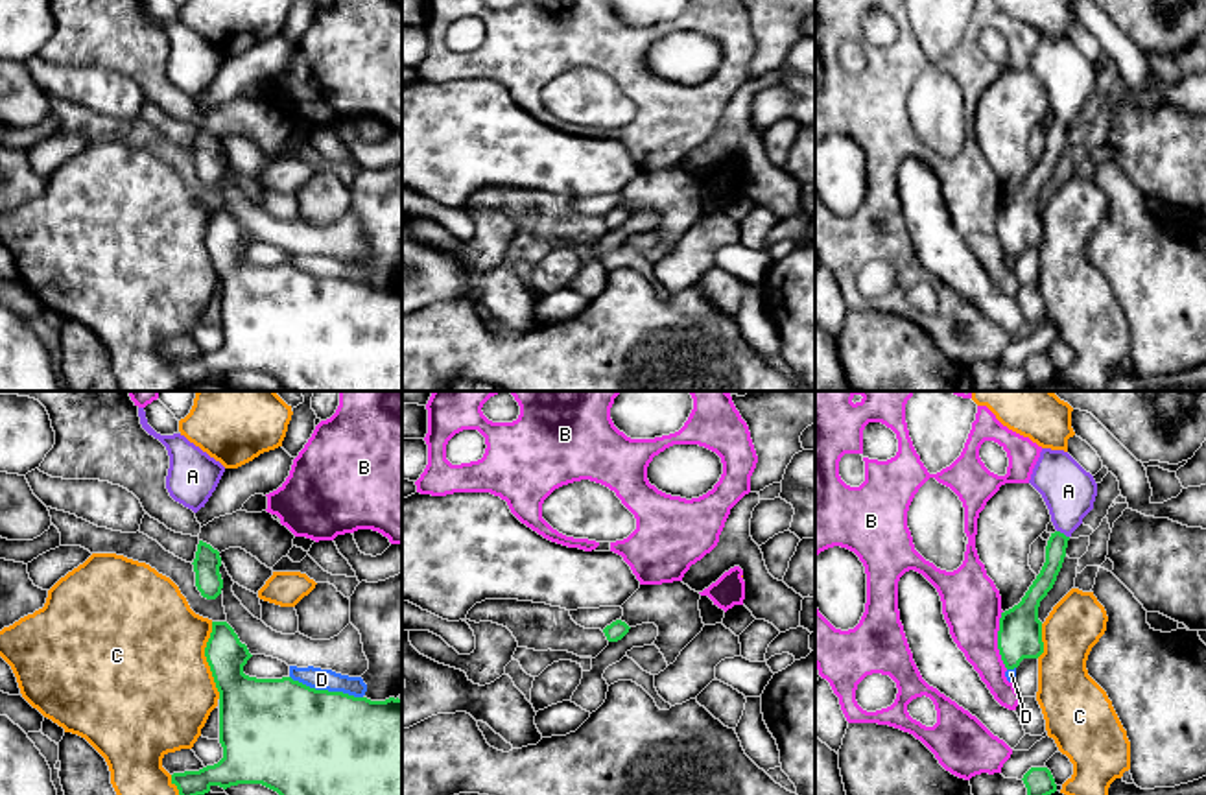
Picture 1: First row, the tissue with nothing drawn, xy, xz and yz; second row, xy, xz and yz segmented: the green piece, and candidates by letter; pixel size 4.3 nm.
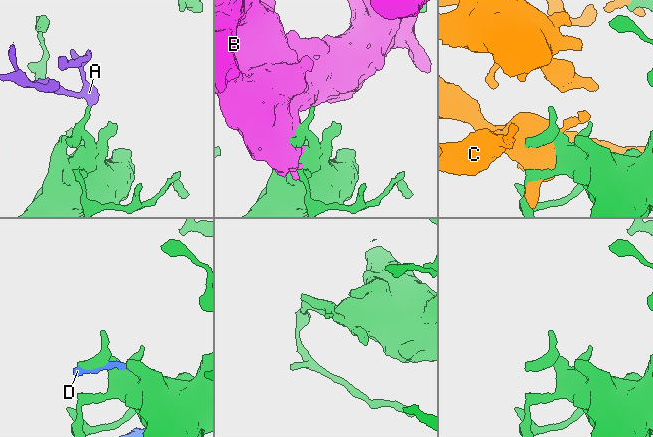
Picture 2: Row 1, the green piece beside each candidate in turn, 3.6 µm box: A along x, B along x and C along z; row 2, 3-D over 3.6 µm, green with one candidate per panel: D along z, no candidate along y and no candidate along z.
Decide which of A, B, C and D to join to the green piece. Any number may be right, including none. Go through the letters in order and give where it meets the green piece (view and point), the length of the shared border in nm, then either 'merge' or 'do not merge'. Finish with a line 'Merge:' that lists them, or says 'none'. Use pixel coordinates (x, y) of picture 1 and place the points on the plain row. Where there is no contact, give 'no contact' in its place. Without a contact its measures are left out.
A: yz (1063, 120) | 70 nm | merge
B: yz (998, 227) | 260 nm | do not merge
C: xy (207, 248) | 340 nm | do not merge
D: xy (327, 277) | 340 nm | do not merge
Merge: A

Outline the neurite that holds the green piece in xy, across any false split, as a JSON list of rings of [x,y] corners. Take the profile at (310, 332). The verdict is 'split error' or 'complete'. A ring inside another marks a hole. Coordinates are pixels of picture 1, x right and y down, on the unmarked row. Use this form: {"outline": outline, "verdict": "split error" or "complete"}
{"outline": [[[212,208],[212,220],[205,234],[205,243],[210,253],[216,275],[219,279],[219,330],[223,345],[199,358],[173,360],[171,371],[177,373],[181,386],[205,382],[212,373],[223,376],[238,371],[262,371],[277,378],[284,391],[402,391],[402,286],[389,284],[385,288],[371,288],[367,284],[354,284],[343,279],[315,277],[291,264],[282,266],[256,266],[243,260],[243,253],[253,243],[245,231],[227,208]]], "verdict": "complete"}

